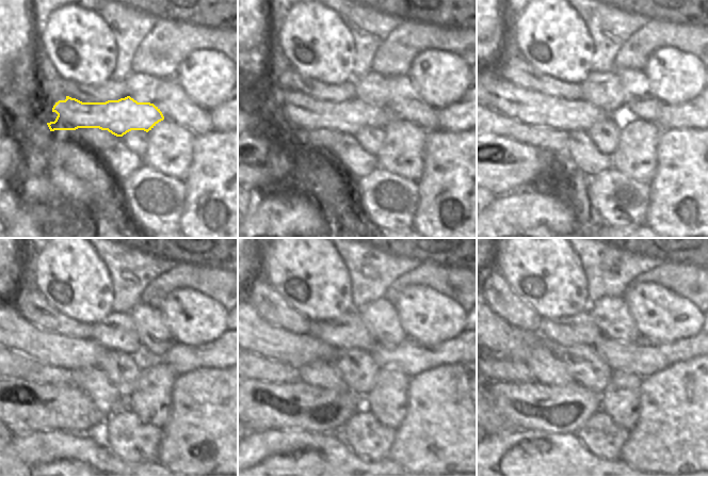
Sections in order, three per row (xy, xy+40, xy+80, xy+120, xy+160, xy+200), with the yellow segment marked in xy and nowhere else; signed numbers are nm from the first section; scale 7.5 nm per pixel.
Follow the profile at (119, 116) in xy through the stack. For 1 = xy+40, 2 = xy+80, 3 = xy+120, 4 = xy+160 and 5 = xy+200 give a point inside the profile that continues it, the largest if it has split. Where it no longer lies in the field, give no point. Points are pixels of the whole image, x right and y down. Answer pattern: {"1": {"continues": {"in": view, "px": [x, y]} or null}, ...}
{"1": {"continues": {"in": "xy+40", "px": [348, 117]}}, "2": {"continues": {"in": "xy+80", "px": [558, 113]}}, "3": {"continues": {"in": "xy+120", "px": [73, 353]}}, "4": {"continues": {"in": "xy+160", "px": [311, 353]}}, "5": {"continues": {"in": "xy+200", "px": [547, 362]}}}

